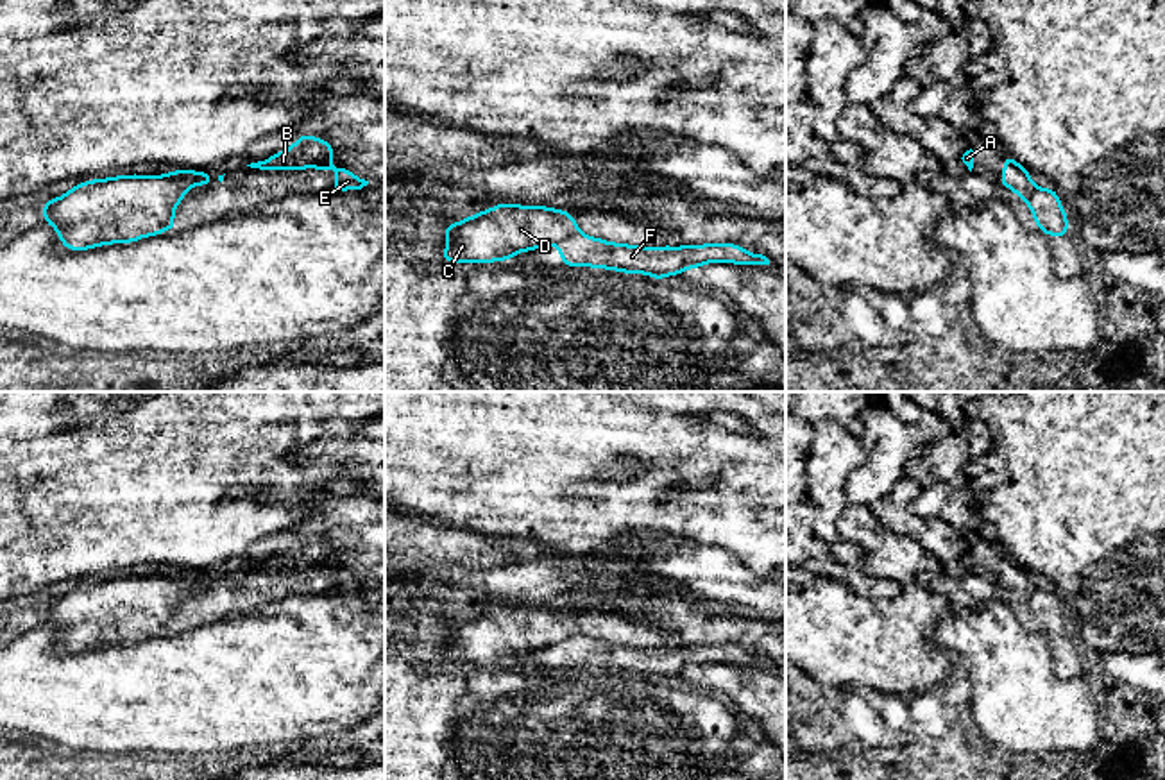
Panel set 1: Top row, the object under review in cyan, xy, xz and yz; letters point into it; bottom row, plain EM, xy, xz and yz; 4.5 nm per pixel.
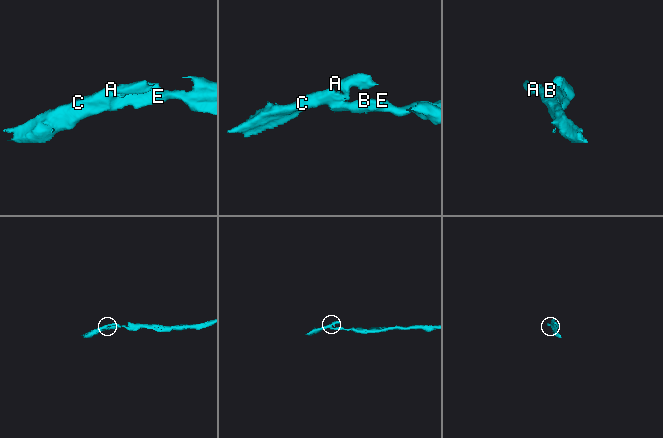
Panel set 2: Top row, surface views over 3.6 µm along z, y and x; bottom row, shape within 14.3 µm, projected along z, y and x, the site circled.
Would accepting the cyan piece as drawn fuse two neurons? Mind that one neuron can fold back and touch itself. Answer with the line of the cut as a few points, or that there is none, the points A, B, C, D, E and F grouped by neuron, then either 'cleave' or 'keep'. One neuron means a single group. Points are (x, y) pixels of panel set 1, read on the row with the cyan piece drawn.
xz (578, 231), (561, 244) | A C D / B E F | cleave

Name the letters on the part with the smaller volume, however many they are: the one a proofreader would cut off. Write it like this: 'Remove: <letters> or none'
Remove: A, C, D

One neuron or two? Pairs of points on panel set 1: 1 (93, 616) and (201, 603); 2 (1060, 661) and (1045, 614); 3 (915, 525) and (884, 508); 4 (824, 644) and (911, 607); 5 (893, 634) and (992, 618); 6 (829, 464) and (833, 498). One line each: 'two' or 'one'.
1: one
2: one
3: one
4: one
5: two
6: one

